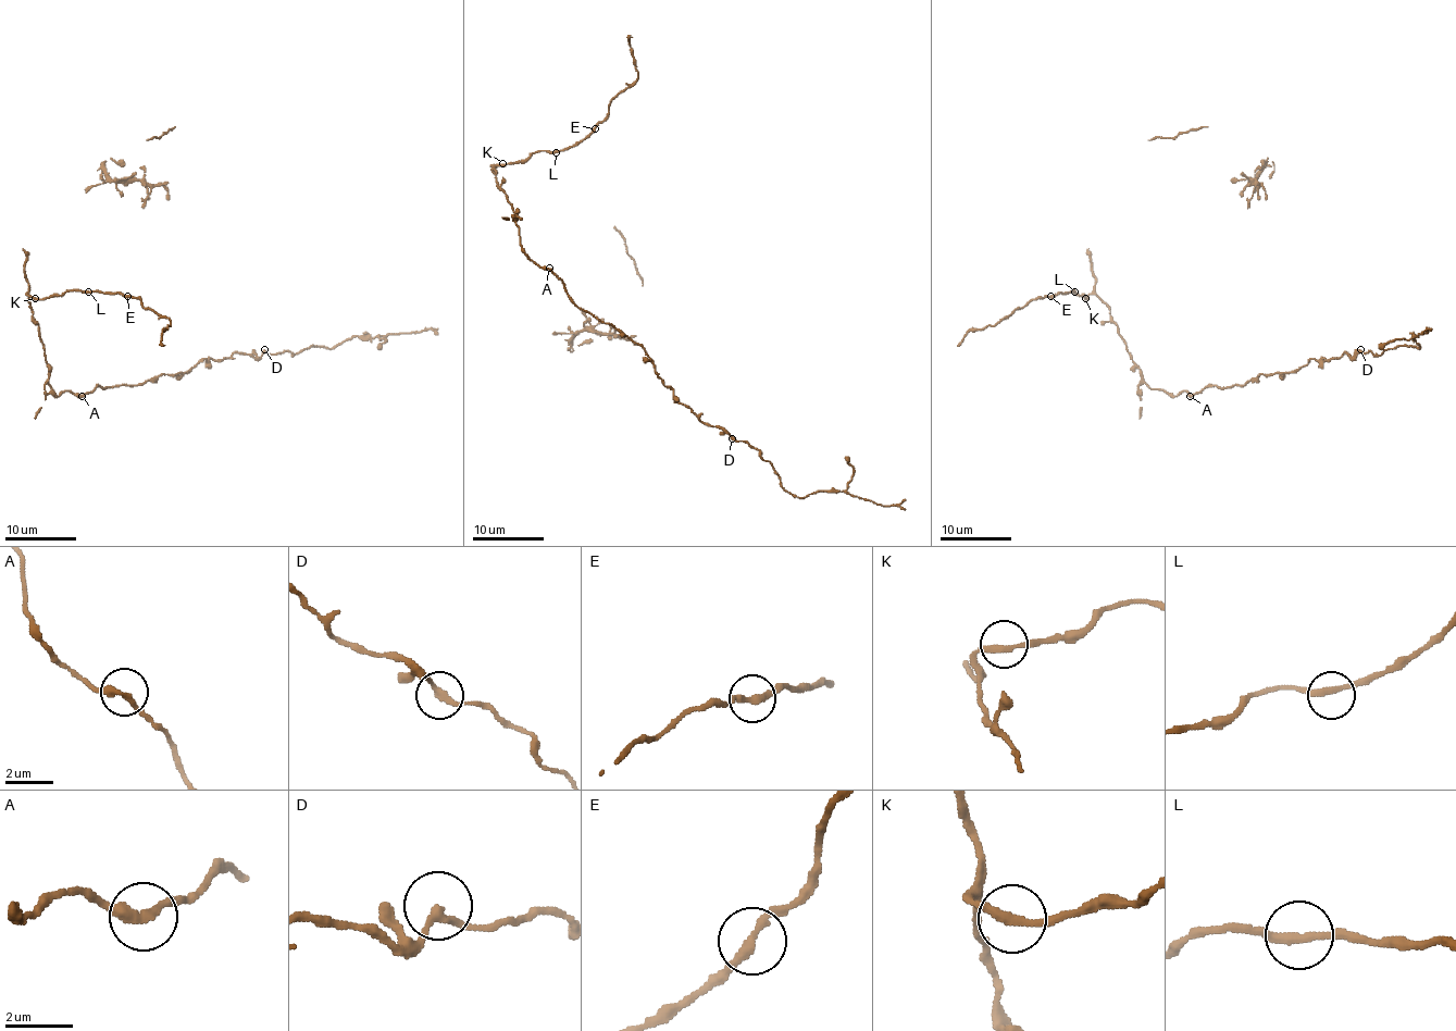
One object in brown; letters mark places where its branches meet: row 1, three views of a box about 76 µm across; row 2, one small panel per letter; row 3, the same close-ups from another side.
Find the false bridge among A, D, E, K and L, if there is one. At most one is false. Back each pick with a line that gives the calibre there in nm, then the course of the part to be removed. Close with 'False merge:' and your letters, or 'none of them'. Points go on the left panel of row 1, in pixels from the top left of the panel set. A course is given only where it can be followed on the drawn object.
False merge: none of them

